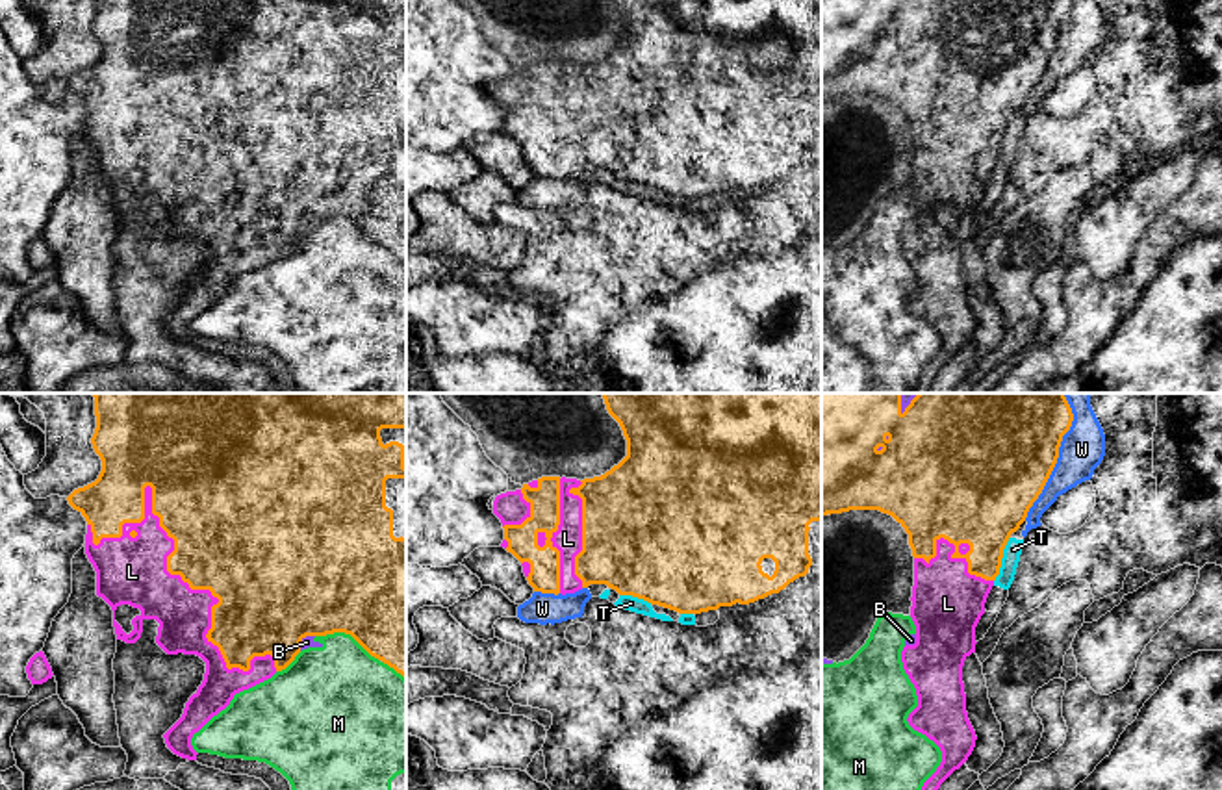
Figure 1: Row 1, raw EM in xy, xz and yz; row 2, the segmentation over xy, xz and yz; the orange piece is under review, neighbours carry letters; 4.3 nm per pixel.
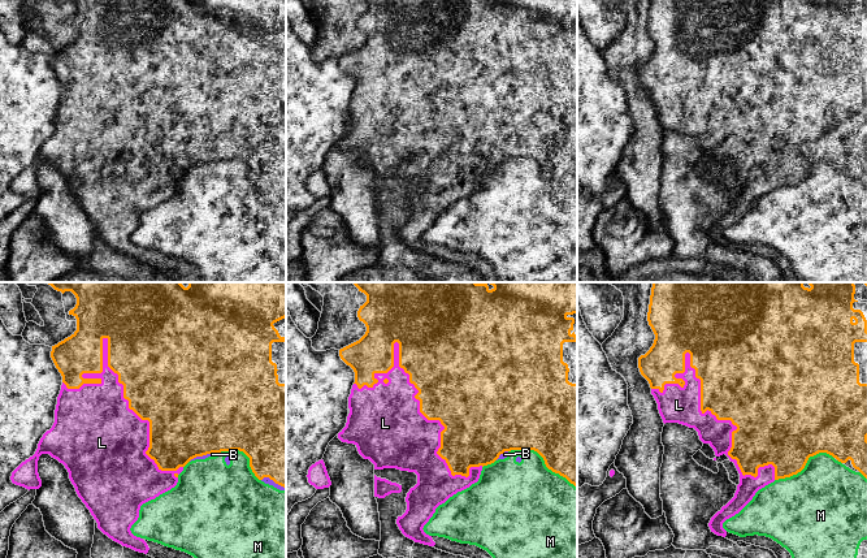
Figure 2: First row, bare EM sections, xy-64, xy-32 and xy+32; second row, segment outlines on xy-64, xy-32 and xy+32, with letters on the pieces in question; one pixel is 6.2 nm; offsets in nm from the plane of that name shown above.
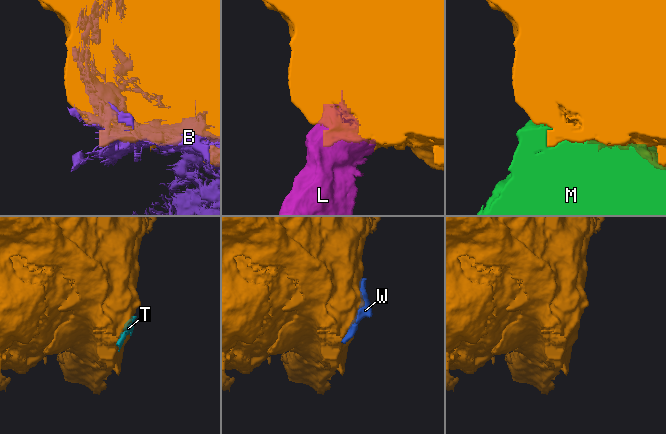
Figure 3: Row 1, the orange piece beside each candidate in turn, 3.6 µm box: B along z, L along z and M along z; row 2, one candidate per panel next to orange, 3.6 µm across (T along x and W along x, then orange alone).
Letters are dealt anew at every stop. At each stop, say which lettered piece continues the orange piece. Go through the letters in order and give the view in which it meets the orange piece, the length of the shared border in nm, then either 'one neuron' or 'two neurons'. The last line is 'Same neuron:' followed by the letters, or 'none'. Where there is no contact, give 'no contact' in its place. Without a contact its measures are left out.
B: contact in xy; length 100 nm; two neurons
L: contact in xy; length 1050 nm; one neuron
M: contact in xy; length 300 nm; two neurons
T: contact in yz; length 220 nm; two neurons
W: contact in yz; length 500 nm; two neurons
Same neuron: L

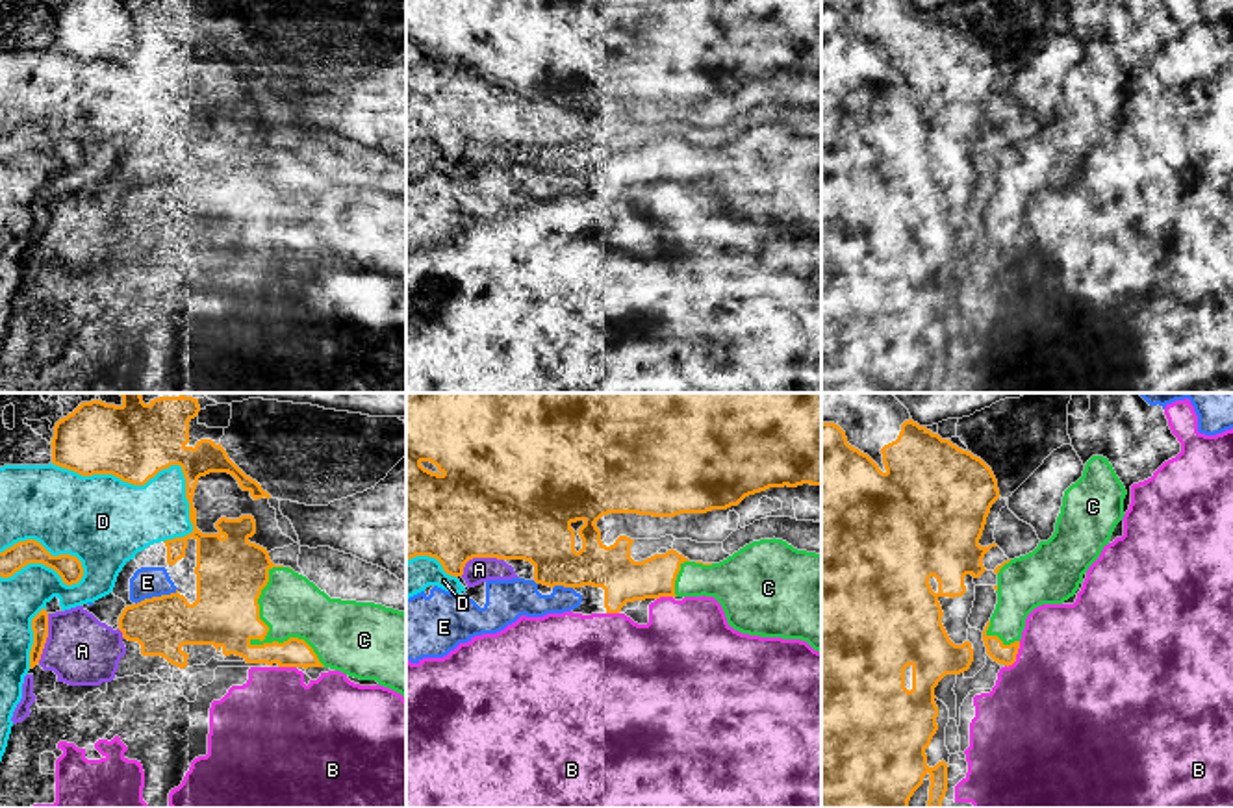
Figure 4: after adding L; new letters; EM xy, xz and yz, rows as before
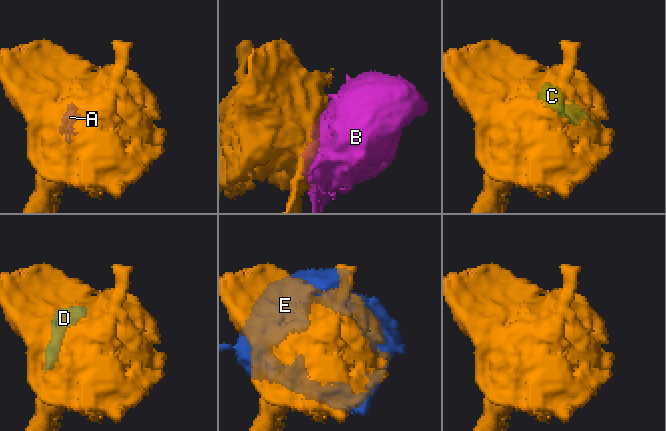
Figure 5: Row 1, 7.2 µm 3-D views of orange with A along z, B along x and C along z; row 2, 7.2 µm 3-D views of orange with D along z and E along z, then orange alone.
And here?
A: contact in xz; length 200 nm; two neurons
B: contact in yz; length 130 nm; two neurons
C: contact in xy; length 500 nm; two neurons
D: contact in xy; length 700 nm; two neurons
E: contact in xy; length 200 nm; two neurons
Same neuron: none

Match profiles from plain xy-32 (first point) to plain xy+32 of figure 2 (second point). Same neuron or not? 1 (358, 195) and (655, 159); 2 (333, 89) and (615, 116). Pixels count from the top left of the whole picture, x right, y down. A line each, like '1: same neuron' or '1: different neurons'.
1: same neuron
2: same neuron

